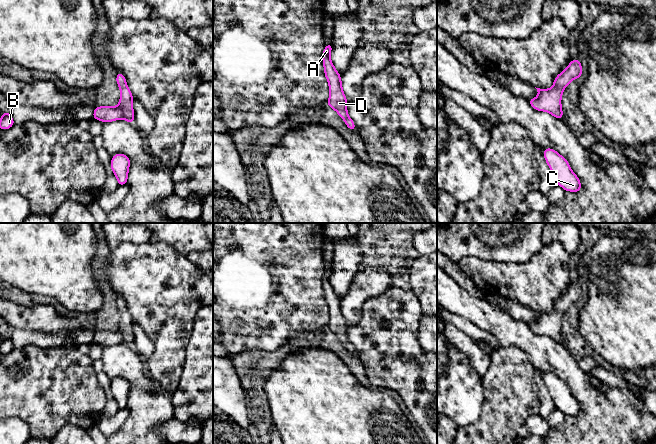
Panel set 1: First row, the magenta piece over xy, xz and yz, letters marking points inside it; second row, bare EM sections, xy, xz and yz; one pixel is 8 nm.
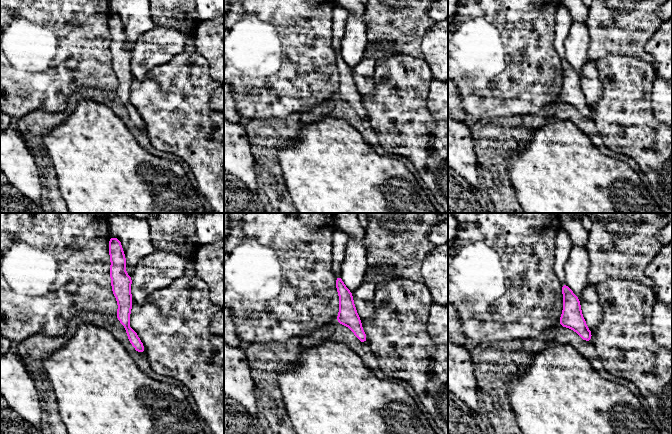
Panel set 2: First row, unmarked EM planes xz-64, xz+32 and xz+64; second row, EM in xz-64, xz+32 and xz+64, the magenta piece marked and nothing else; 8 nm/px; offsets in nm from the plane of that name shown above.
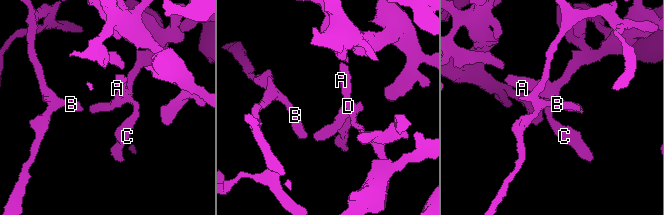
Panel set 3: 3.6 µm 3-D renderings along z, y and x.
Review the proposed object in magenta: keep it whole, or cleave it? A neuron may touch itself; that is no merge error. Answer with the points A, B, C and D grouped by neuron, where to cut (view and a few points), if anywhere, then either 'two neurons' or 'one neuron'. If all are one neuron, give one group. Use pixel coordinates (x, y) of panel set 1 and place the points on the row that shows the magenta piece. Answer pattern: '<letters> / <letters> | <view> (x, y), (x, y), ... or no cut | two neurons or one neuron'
A B C D | no cut | one neuron

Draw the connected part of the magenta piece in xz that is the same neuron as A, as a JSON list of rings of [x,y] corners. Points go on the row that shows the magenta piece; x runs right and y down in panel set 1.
[[[332,43],[325,45],[322,54],[325,77],[328,81],[330,92],[327,105],[339,114],[339,116],[344,120],[346,126],[351,131],[355,131],[355,123],[347,113],[347,99],[342,89],[341,75],[335,69],[330,59],[330,53],[332,48]]]

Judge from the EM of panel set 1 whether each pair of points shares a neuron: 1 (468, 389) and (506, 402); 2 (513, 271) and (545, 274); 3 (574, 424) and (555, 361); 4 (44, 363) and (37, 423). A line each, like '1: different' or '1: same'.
1: different
2: same
3: same
4: same

